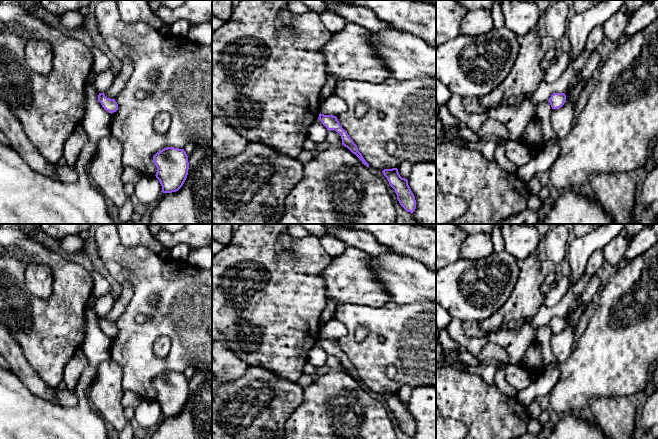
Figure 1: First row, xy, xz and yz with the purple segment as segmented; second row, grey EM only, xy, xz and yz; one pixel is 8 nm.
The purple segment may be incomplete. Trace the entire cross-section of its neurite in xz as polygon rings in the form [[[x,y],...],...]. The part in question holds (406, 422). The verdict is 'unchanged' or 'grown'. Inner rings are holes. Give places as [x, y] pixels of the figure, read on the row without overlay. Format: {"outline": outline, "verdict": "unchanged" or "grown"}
{"outline": [[[397,392],[384,393],[382,397],[394,413],[400,429],[412,438],[416,433],[416,424],[408,409],[408,404],[400,400]]], "verdict": "unchanged"}

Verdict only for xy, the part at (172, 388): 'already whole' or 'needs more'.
already whole

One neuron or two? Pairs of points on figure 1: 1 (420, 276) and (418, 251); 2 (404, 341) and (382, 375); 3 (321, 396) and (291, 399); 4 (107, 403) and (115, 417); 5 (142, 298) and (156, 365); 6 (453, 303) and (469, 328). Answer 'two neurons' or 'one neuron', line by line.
1: two neurons
2: one neuron
3: two neurons
4: one neuron
5: one neuron
6: two neurons

